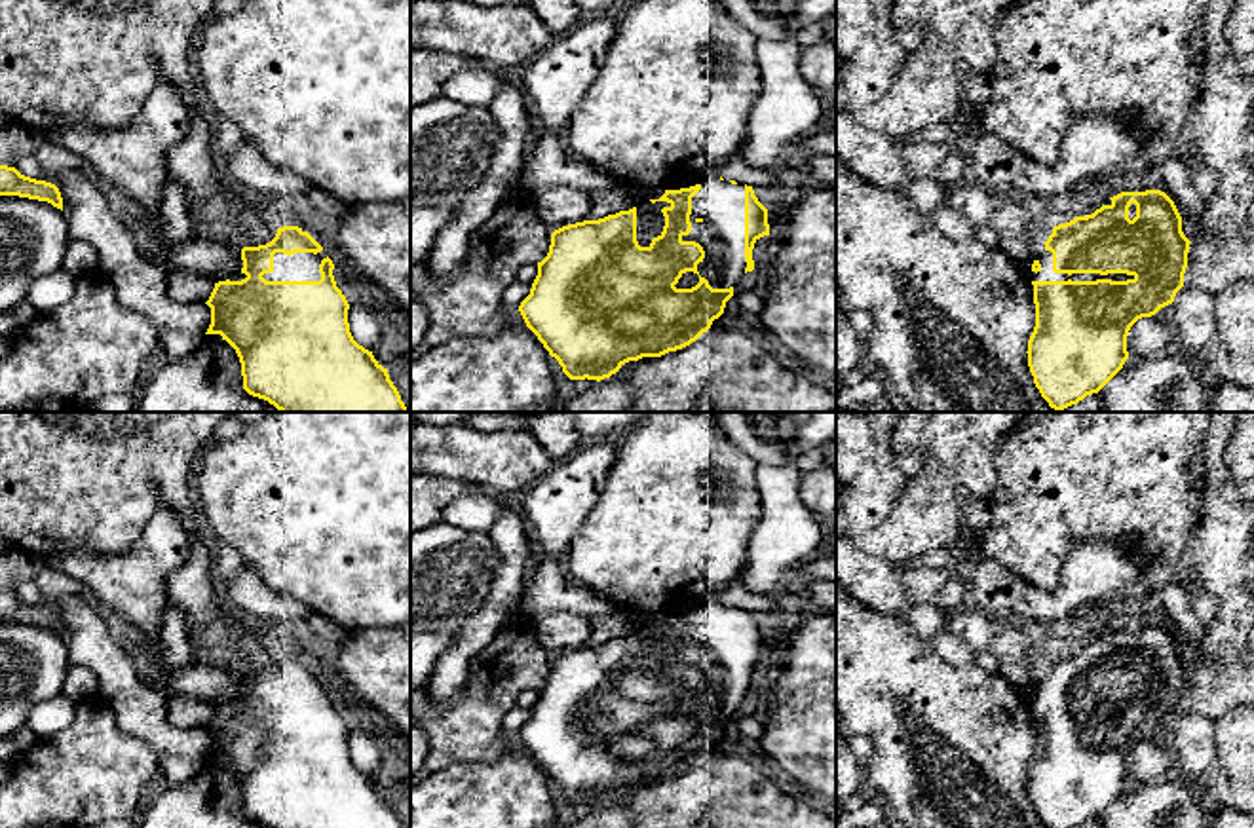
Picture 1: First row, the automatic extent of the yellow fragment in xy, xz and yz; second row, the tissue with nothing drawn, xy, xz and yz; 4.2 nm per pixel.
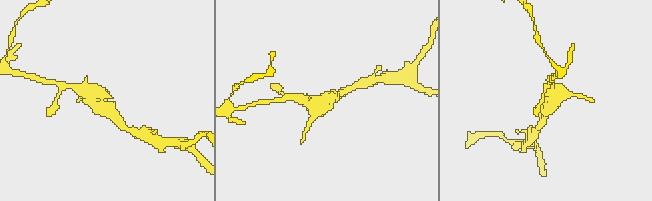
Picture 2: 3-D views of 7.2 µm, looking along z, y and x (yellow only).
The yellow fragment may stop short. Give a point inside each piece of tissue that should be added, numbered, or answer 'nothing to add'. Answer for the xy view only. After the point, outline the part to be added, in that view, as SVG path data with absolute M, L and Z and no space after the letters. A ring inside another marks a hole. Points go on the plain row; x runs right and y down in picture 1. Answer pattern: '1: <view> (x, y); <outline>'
1: xy (301, 692); M283 678L274 680L274 695L264 699L266 706L319 706L319 689L329 678L294 678L291 682Z

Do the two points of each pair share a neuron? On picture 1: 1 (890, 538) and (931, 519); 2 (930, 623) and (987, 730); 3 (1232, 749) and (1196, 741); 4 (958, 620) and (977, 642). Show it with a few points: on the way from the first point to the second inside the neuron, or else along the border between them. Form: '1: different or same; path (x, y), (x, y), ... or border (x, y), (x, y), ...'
1: same; path (899, 538), (922, 521)
2: different; border (901, 618), (916, 635), (928, 640)
3: different; border (1215, 722), (1215, 760), (1196, 781)
4: same; path (964, 625), (975, 637)

